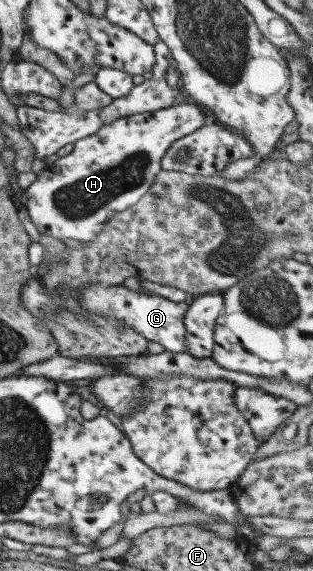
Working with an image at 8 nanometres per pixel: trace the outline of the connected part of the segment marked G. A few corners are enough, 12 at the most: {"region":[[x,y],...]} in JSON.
{"region":[[90,284],[84,309],[125,322],[166,352],[188,353],[189,301]]}

